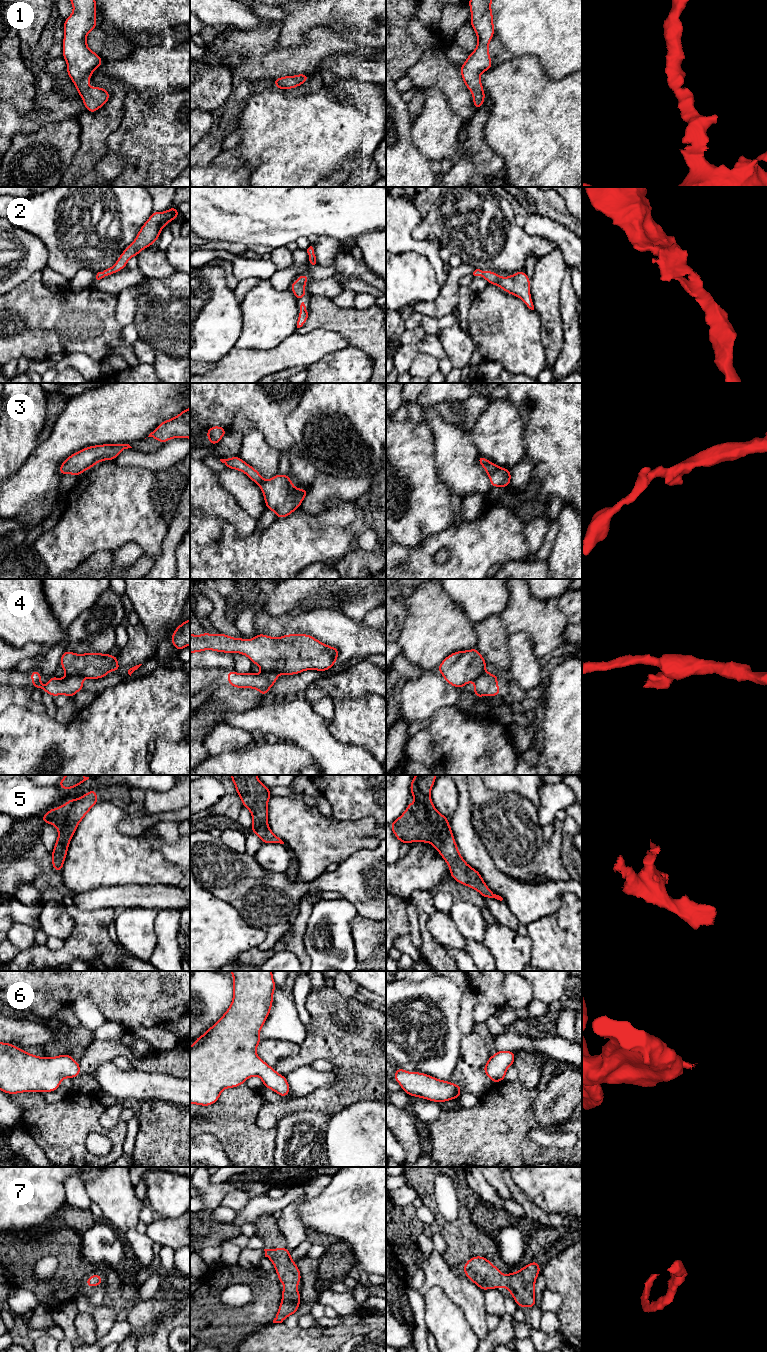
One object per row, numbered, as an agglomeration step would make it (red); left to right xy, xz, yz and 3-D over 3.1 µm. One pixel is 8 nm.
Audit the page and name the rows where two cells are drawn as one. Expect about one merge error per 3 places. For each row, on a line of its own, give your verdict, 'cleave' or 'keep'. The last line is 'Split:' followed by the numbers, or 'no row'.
1: keep
2: keep
3: keep
4: cleave
5: keep
6: keep
7: keep
Split: 4

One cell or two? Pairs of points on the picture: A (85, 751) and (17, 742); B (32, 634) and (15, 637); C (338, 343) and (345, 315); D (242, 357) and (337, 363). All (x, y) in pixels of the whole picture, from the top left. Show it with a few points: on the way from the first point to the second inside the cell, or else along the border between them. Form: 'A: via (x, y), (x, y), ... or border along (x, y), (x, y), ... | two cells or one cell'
A: via (68, 751), (56, 741), (34, 742) | one cell
B: via (28, 634), (19, 634) | one cell
C: border along (317, 329), (335, 330), (349, 344) | two cells
D: border along (335, 351), (324, 354), (307, 367) | two cells

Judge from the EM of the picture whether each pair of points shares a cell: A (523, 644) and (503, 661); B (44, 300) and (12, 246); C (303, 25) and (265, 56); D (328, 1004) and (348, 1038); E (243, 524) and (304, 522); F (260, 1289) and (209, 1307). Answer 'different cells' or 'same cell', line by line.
A: different cells
B: different cells
C: different cells
D: same cell
E: different cells
F: same cell

